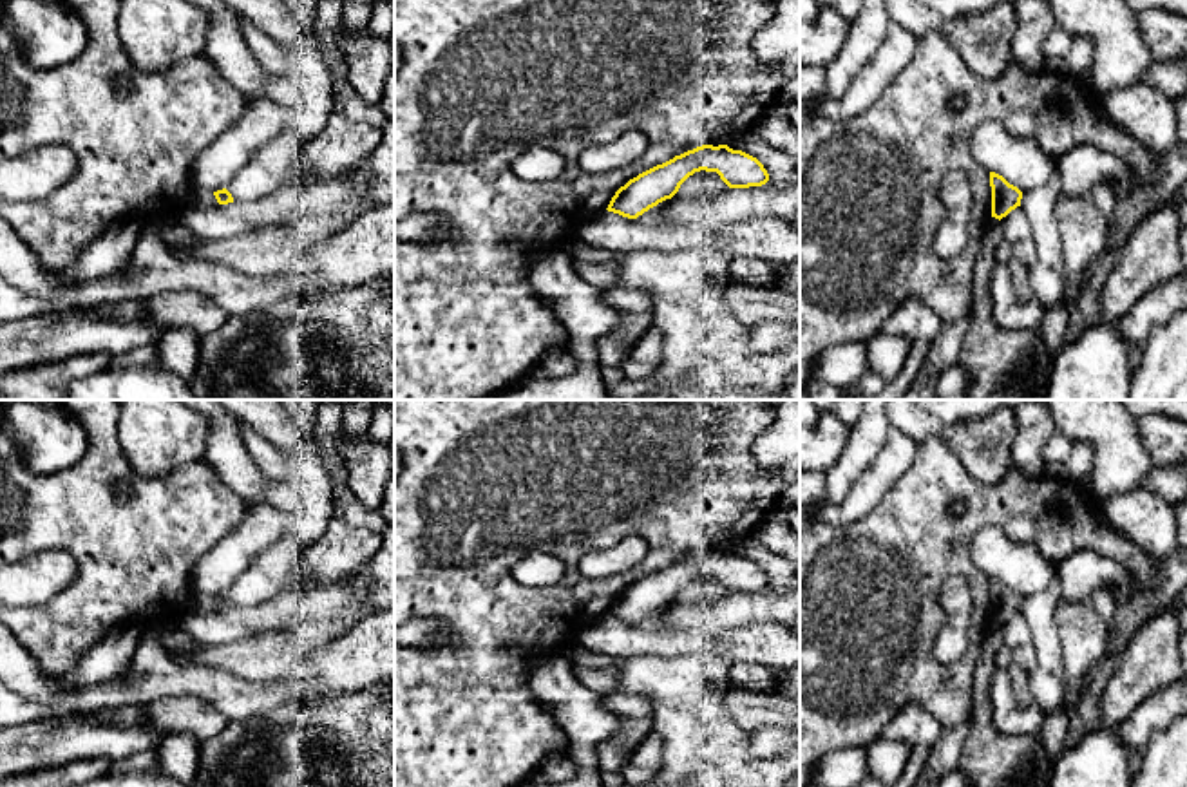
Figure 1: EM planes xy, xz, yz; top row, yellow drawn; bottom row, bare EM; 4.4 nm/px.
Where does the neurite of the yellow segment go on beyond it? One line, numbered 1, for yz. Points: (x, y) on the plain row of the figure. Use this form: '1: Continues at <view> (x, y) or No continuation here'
1: No continuation here

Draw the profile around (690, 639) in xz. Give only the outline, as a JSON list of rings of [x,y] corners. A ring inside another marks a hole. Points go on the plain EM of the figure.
[[[606,615],[590,624],[577,637],[577,642],[594,653],[619,659],[644,655],[673,659],[718,651],[733,662],[755,662],[774,671],[800,666],[800,635],[774,622],[722,633],[709,633],[697,626],[644,631],[635,624]]]

